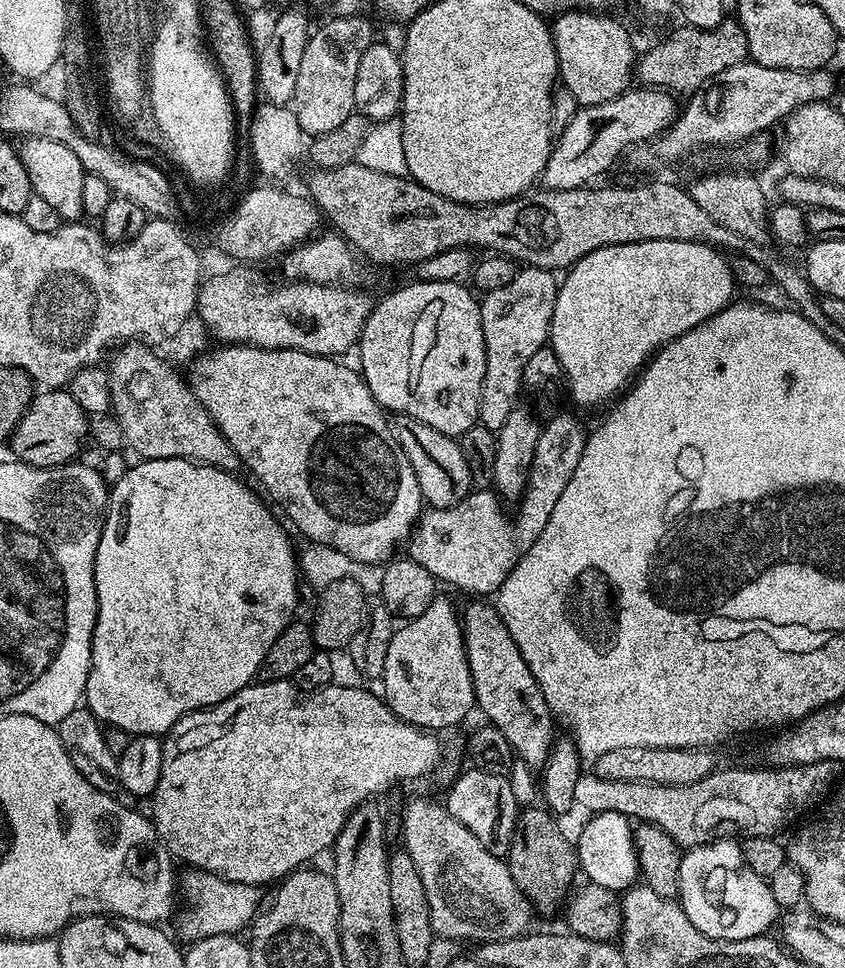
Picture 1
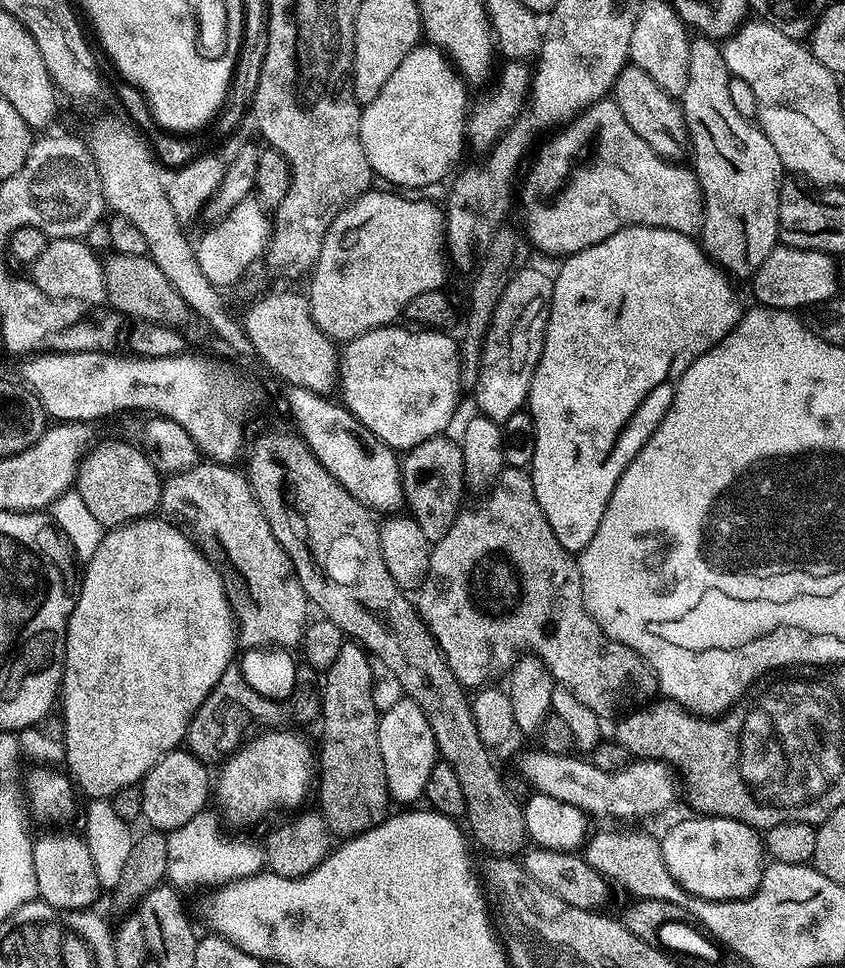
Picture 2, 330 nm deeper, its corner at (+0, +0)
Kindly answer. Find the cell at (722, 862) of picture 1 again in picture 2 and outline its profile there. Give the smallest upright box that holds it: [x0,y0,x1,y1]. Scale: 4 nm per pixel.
[660,815,766,900]

